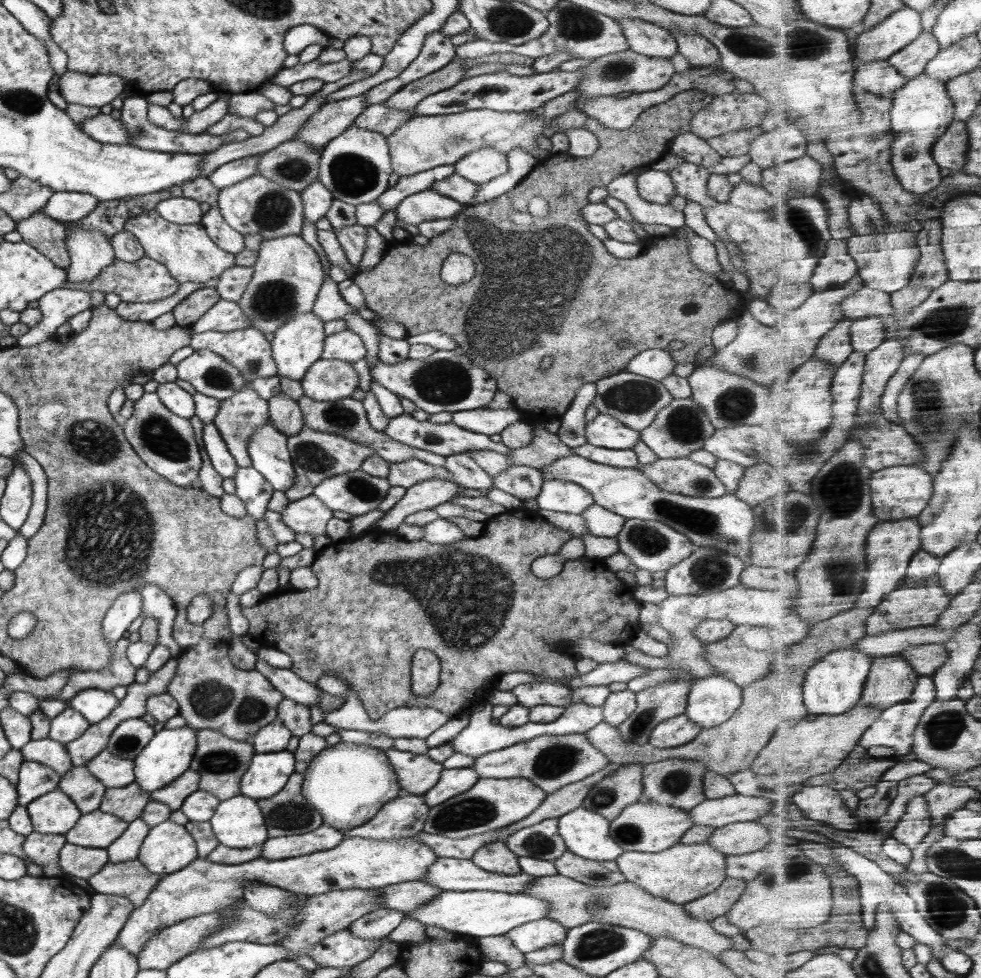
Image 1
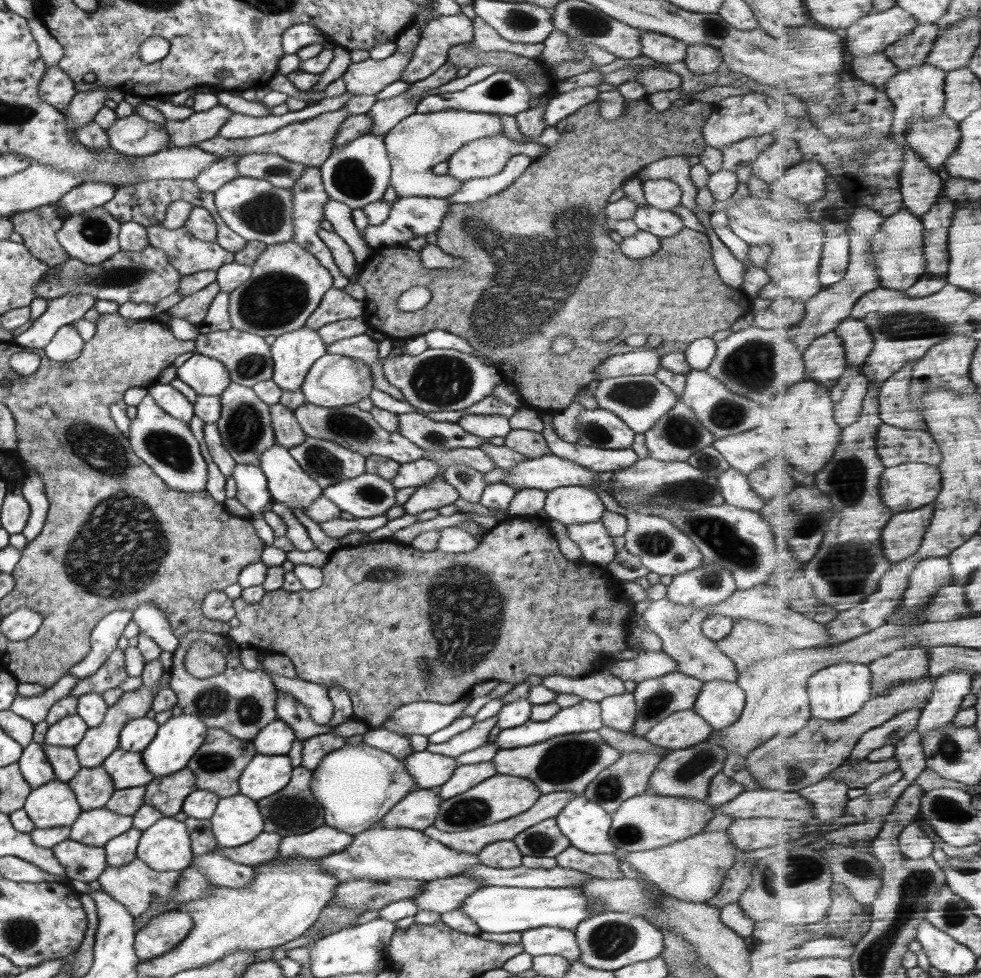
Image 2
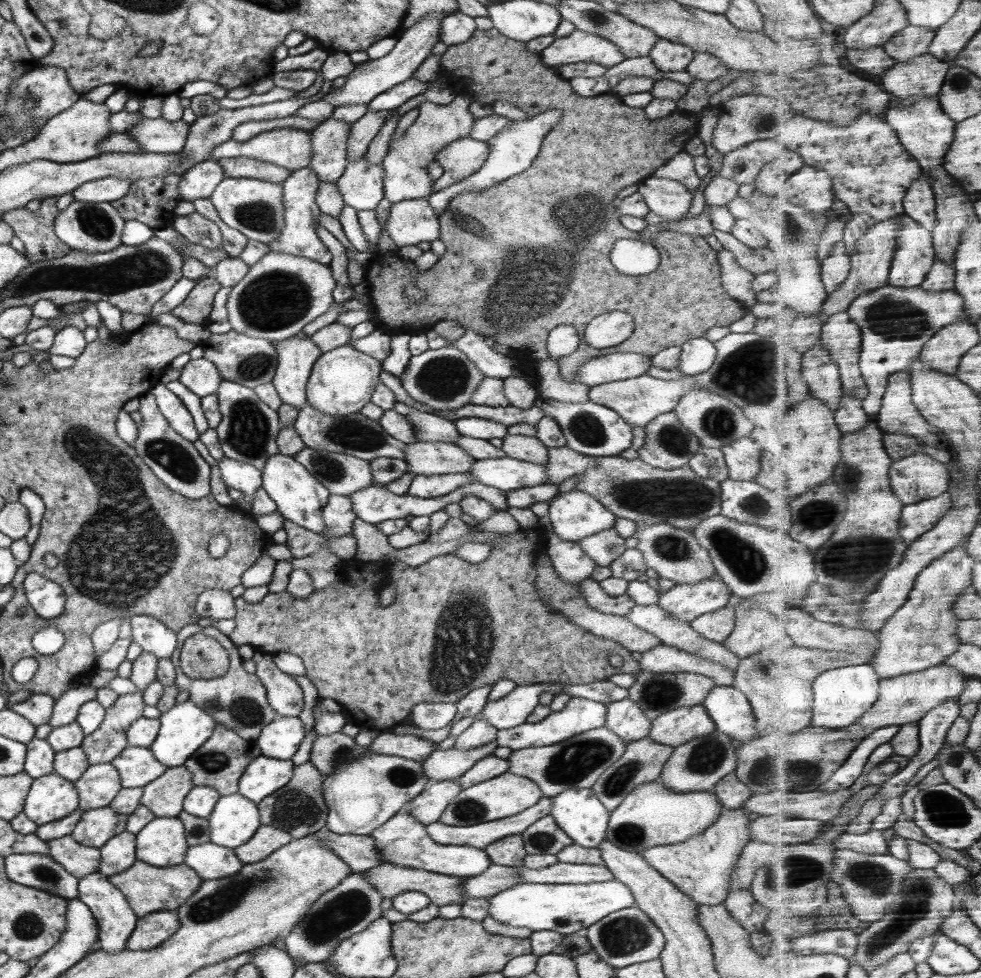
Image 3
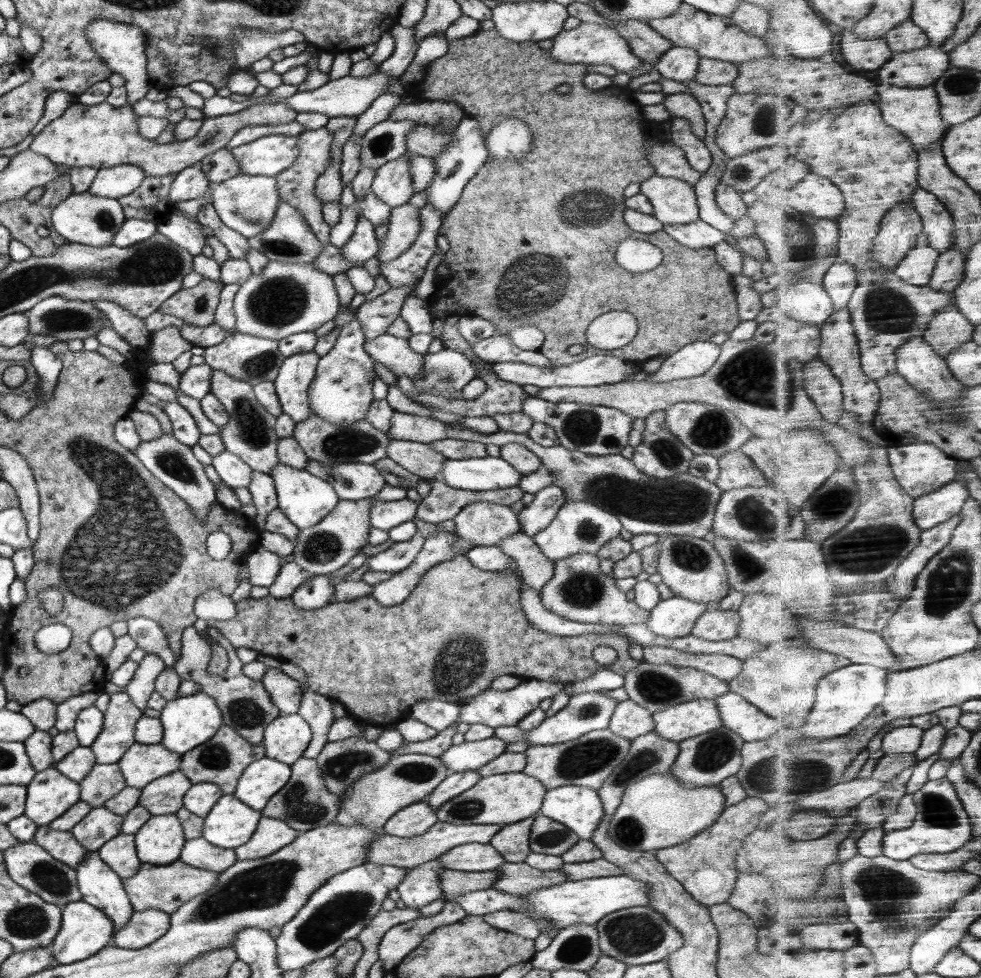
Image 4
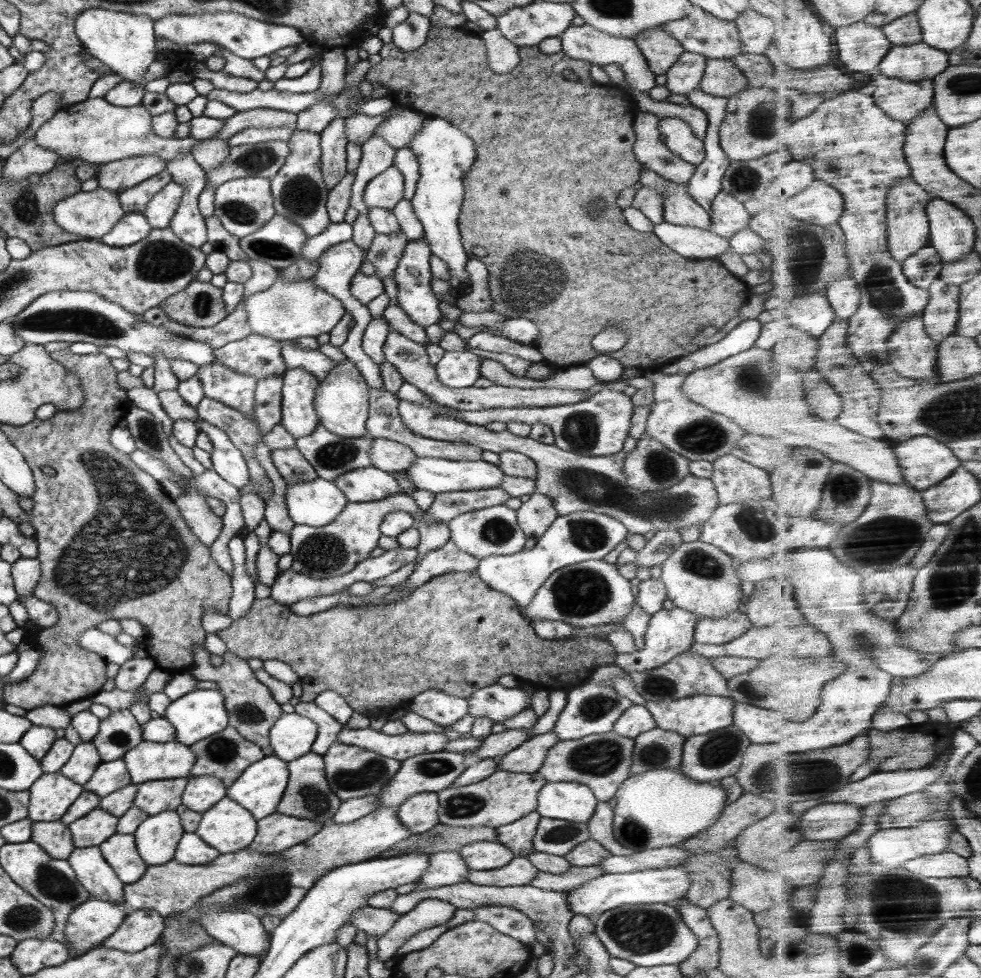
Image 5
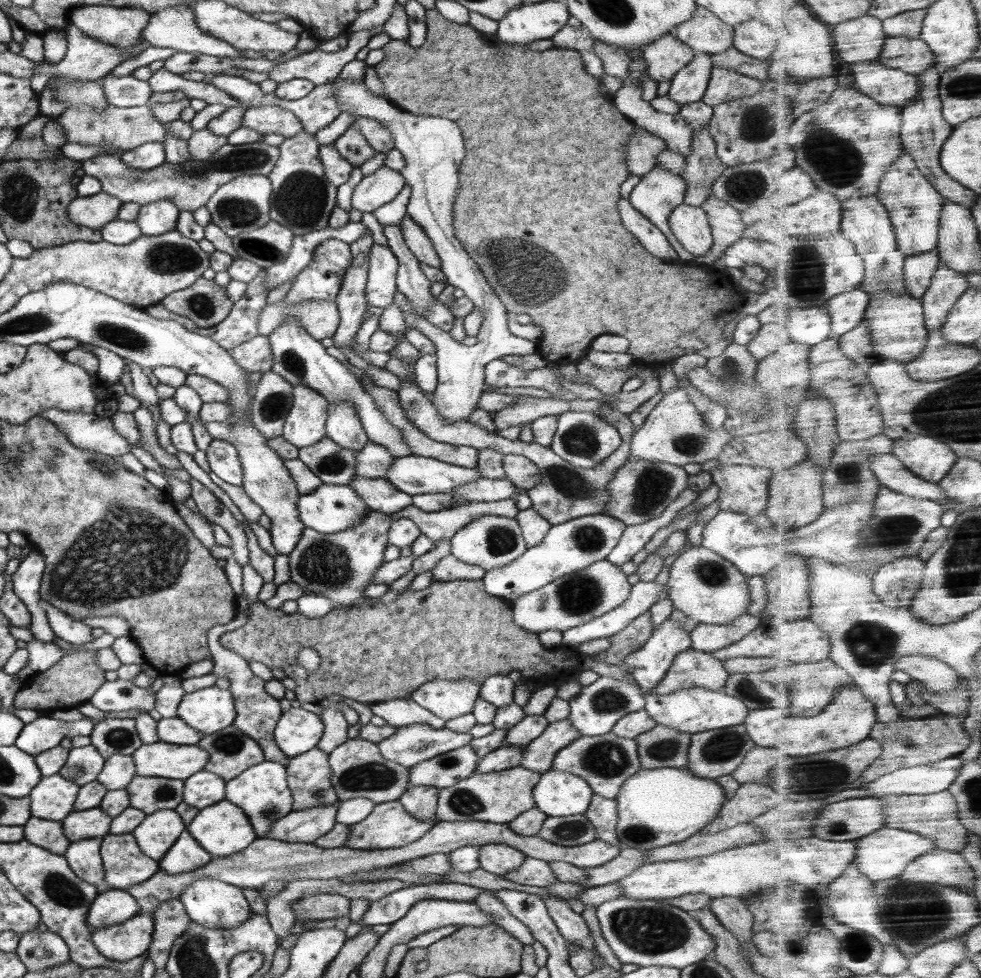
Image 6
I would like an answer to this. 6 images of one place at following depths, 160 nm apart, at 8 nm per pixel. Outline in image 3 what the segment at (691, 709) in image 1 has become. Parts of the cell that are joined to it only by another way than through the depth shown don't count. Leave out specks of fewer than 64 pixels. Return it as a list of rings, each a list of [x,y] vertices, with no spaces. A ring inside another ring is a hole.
[[[714,686],[703,703],[715,730],[742,743],[757,736],[756,719],[746,696],[732,686]]]

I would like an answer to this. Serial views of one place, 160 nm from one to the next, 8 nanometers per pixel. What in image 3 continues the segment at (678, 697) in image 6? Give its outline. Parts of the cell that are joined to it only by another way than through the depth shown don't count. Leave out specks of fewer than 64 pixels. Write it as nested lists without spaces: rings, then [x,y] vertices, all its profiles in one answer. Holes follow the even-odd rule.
[[[698,704],[659,714],[651,722],[649,737],[658,744],[677,747],[714,731],[710,715],[703,704]]]

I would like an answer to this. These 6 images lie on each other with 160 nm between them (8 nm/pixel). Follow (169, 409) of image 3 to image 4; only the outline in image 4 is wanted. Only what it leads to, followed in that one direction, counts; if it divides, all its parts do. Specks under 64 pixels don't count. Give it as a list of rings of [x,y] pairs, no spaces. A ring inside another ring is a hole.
[[[177,400],[163,402],[163,411],[169,416],[174,438],[193,447],[202,436],[194,417]]]

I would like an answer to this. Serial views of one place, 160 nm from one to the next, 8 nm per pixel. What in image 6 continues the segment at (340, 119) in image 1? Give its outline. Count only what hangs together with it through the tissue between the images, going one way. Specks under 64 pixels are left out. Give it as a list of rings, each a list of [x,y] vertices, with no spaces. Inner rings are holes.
[[[252,142],[233,146],[226,144],[206,161],[191,159],[182,164],[164,162],[150,170],[130,168],[118,156],[99,155],[81,162],[86,175],[97,178],[106,194],[119,198],[123,203],[137,202],[139,205],[152,204],[157,200],[174,201],[179,212],[196,212],[206,206],[210,197],[227,182],[242,175],[261,174],[268,176],[280,157],[278,147],[269,146],[264,142]]]

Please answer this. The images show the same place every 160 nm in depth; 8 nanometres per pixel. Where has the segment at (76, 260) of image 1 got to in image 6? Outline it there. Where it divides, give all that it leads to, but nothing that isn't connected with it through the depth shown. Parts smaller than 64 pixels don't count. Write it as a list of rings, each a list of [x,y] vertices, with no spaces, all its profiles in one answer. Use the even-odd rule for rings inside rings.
[[[102,191],[89,197],[76,197],[68,206],[68,217],[72,223],[90,229],[102,229],[106,223],[117,219],[123,202]]]

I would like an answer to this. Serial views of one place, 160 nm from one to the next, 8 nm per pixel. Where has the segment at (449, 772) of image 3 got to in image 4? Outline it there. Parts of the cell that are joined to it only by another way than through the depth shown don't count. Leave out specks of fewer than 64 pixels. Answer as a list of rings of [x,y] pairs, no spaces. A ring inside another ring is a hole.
[[[494,736],[458,745],[451,745],[442,756],[441,761],[454,773],[465,770],[477,770],[500,756],[506,750],[507,742]]]

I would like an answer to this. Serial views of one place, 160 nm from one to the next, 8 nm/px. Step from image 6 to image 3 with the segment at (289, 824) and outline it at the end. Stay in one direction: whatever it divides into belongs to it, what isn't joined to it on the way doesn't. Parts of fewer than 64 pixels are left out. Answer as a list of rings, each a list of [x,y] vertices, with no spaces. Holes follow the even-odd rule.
[[[261,824],[256,833],[250,838],[250,841],[233,849],[236,856],[244,864],[252,864],[268,858],[275,850],[288,844],[294,838],[295,835],[290,835],[284,830]]]

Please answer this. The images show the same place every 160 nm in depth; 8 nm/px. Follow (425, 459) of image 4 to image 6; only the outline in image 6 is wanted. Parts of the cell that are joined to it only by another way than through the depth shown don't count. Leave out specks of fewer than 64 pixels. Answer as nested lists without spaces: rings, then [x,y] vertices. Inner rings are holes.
[[[369,440],[364,448],[356,453],[355,474],[364,478],[386,477],[394,459],[385,446]]]

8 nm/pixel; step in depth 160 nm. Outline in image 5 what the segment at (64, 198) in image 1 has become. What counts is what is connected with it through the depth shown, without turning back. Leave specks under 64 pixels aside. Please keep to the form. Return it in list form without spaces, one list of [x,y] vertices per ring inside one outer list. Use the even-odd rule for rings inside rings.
[[[154,155],[138,156],[107,162],[99,168],[96,177],[99,187],[118,192],[123,188],[136,186],[138,183],[156,176],[167,168],[167,163]]]

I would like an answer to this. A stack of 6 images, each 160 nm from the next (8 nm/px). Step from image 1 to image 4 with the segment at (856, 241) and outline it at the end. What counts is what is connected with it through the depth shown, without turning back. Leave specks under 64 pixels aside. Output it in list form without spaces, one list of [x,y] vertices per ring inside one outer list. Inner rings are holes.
[[[924,232],[918,239],[913,251],[908,253],[895,273],[916,286],[929,285],[938,266],[941,250],[932,246],[929,236]]]

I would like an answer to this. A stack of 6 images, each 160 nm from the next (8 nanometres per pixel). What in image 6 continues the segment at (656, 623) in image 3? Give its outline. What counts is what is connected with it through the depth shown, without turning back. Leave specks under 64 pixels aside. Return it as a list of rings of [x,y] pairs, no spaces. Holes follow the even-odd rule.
[[[600,560],[584,570],[556,578],[554,582],[508,603],[511,606],[514,624],[518,628],[536,635],[546,630],[556,630],[563,634],[570,628],[592,621],[622,605],[628,601],[630,592],[630,582],[620,567]]]

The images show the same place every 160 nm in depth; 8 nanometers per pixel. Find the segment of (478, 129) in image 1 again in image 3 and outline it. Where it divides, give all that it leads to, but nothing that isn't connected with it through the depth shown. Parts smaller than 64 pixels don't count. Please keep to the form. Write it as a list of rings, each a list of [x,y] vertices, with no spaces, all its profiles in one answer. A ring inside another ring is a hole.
[[[455,94],[454,100],[448,105],[436,105],[432,102],[422,102],[417,110],[419,116],[414,124],[390,146],[386,157],[381,162],[384,167],[383,189],[385,197],[392,204],[403,200],[427,199],[431,195],[433,178],[430,178],[427,166],[436,158],[438,152],[450,142],[468,137],[477,120],[469,112],[468,96]]]

